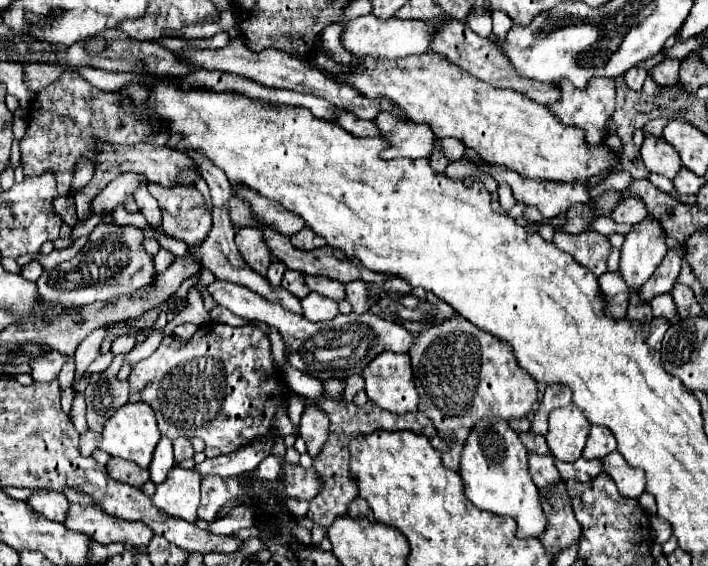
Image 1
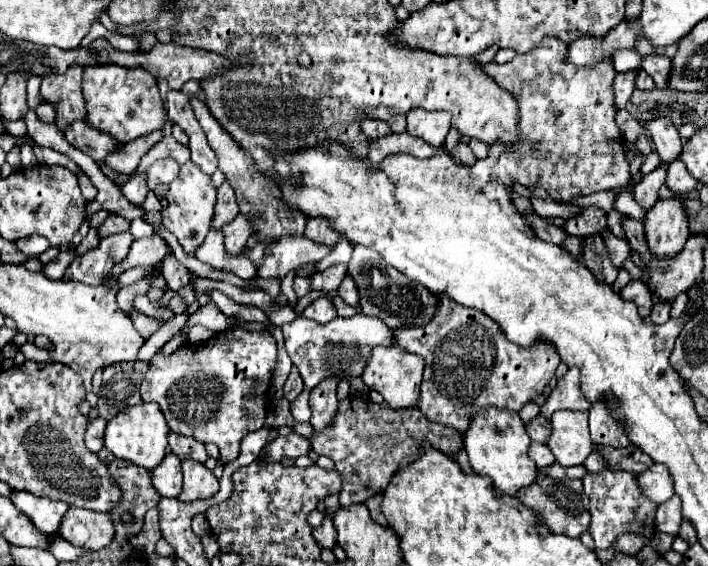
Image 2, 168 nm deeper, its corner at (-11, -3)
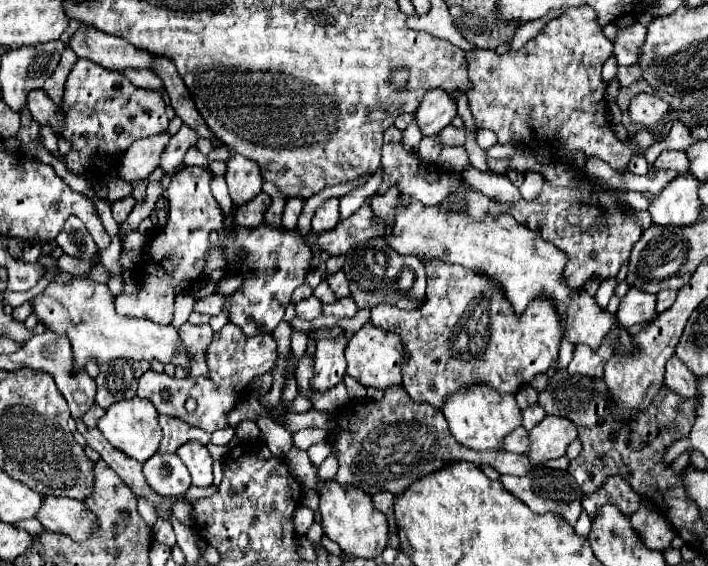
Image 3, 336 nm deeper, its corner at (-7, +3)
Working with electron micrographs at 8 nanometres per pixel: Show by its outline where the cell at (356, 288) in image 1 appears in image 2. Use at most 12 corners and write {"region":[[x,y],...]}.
{"region":[[350,276],[344,278],[338,294],[346,304],[360,308],[358,288]]}

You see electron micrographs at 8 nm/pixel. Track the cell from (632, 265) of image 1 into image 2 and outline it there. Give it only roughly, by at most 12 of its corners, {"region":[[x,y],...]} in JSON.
{"region":[[680,198],[646,214],[652,258],[674,258],[690,236]]}

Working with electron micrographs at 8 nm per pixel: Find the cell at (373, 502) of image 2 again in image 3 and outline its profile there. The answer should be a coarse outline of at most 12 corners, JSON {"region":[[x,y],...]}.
{"region":[[390,492],[374,494],[374,506],[386,514],[388,524],[396,528],[394,496]]}

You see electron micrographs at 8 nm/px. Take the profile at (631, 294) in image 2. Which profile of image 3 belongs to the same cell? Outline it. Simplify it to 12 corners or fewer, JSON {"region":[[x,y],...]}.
{"region":[[628,290],[616,312],[622,328],[656,316],[656,296]]}

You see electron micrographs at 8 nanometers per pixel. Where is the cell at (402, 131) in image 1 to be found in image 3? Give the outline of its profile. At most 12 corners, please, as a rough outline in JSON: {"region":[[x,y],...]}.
{"region":[[442,88],[428,90],[416,112],[424,136],[454,120],[456,102]]}

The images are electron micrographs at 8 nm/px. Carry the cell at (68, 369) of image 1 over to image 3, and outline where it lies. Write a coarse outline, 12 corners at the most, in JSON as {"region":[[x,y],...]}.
{"region":[[76,276],[34,300],[76,364],[158,360],[190,370],[174,326],[120,316]]}

